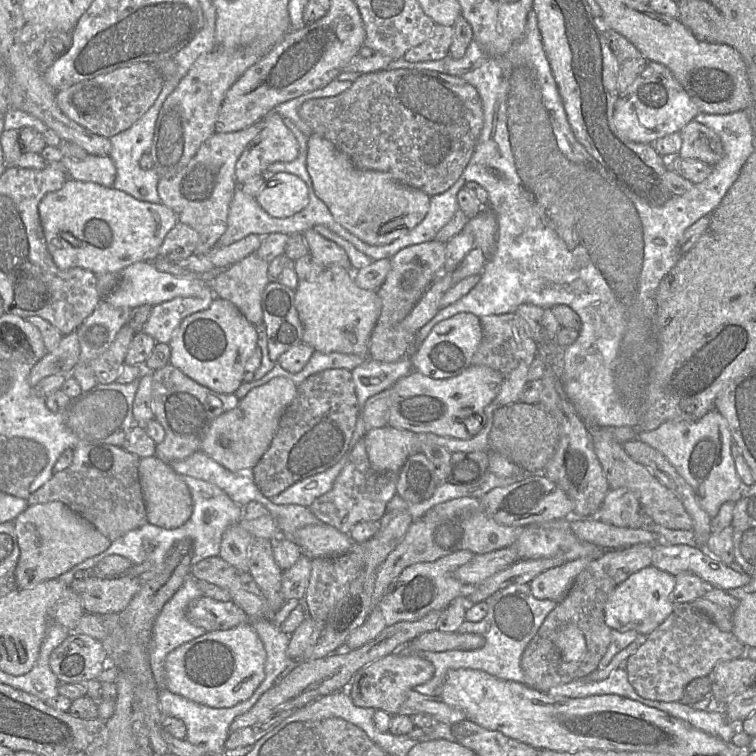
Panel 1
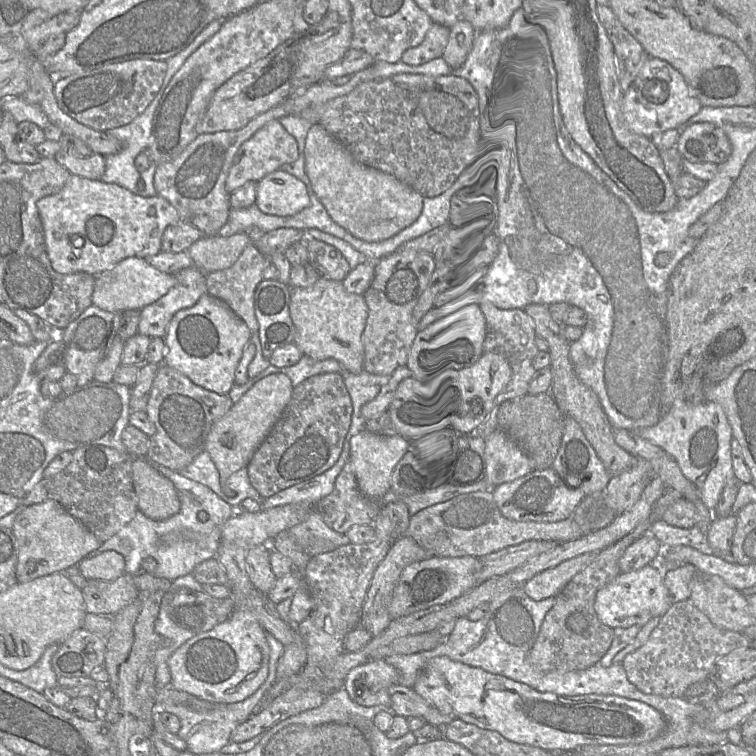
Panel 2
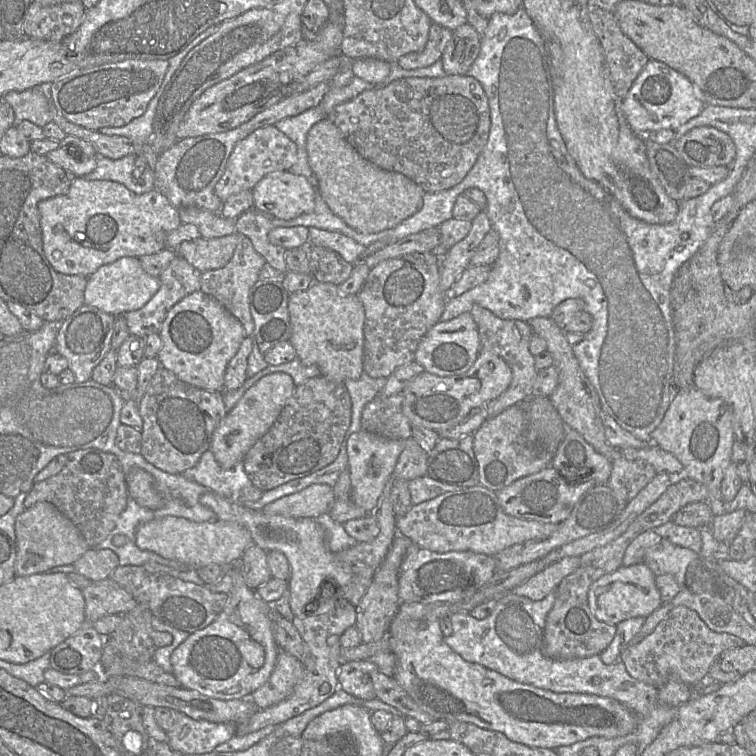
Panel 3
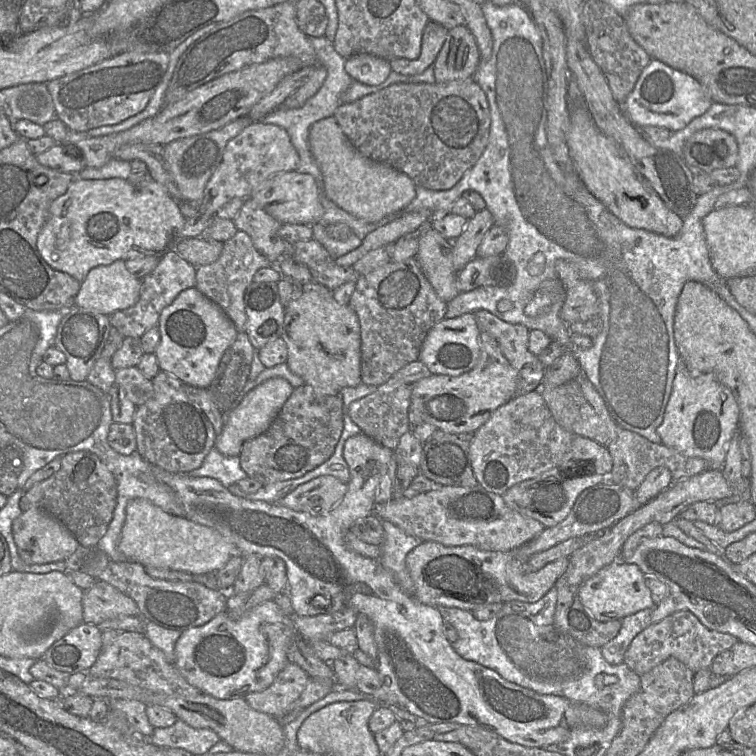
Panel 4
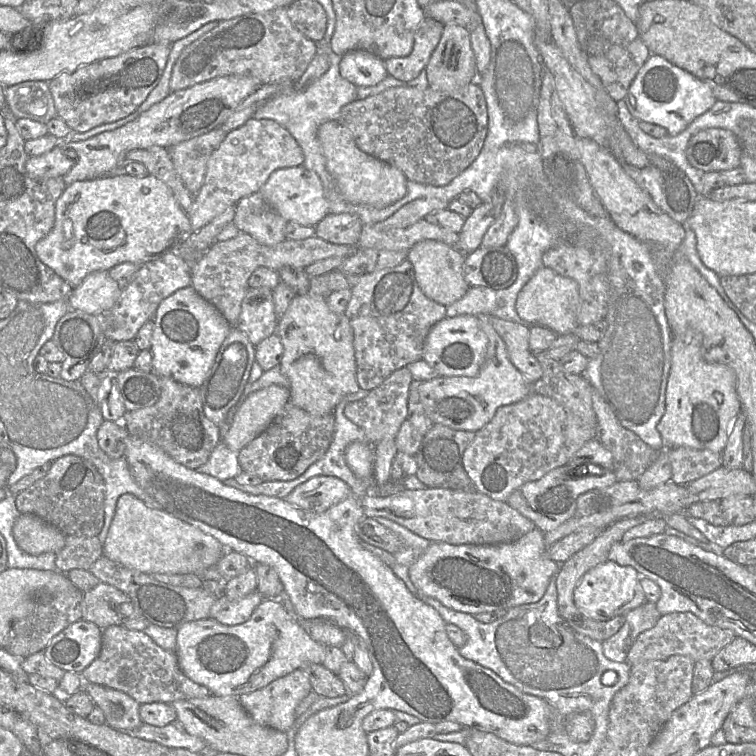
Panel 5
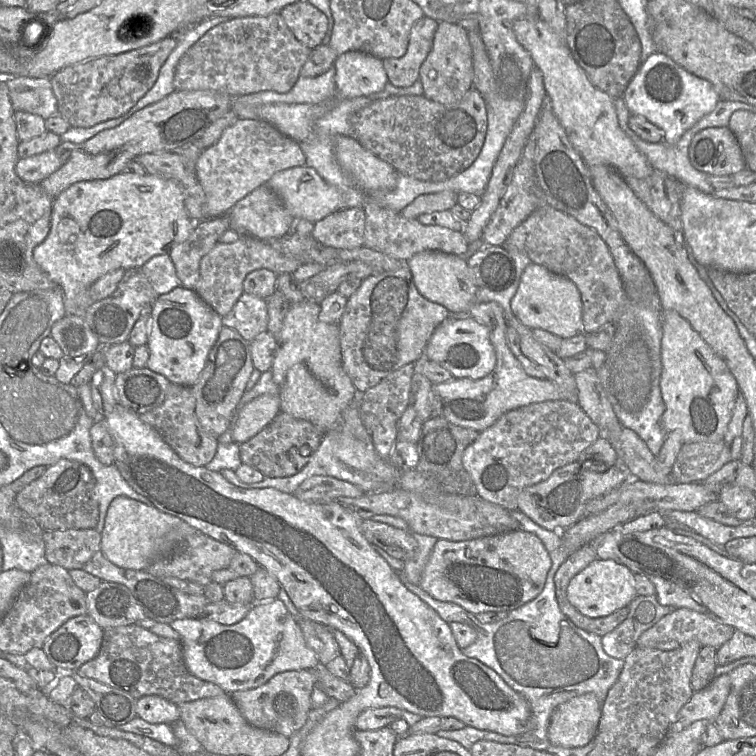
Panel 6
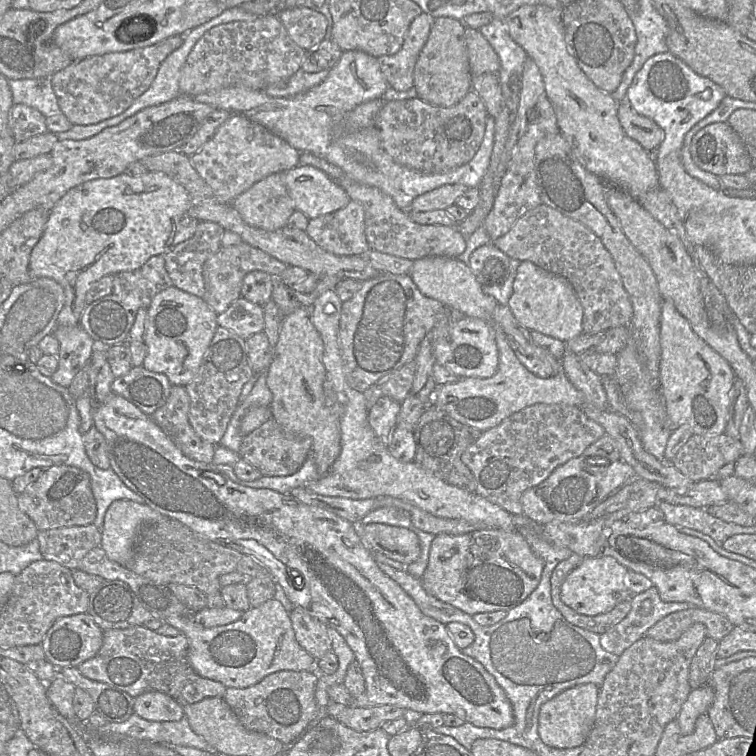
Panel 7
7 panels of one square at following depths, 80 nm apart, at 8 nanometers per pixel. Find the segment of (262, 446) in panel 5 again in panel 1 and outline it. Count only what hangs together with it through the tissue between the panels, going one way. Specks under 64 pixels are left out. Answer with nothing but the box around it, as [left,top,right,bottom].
[252,369,358,498]

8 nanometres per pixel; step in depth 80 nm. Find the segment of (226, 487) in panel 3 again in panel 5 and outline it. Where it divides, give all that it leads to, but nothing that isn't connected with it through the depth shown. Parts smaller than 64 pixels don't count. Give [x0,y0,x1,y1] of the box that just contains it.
[196,441,242,482]

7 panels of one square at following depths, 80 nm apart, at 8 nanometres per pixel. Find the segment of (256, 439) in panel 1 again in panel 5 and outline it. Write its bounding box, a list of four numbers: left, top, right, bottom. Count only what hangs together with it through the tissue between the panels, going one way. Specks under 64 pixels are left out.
[221,384,289,452]

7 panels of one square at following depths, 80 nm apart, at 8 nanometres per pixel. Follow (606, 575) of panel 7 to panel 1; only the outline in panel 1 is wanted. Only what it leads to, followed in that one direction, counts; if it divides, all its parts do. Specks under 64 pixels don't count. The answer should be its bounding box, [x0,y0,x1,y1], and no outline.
[604,565,676,636]

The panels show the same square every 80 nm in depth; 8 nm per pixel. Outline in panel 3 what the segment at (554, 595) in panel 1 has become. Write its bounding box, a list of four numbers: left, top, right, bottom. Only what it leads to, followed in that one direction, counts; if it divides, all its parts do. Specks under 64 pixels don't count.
[509,557,580,601]

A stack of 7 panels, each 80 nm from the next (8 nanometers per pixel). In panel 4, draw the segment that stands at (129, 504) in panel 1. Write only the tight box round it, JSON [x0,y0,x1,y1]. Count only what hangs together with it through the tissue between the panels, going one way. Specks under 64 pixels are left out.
[19,451,117,548]

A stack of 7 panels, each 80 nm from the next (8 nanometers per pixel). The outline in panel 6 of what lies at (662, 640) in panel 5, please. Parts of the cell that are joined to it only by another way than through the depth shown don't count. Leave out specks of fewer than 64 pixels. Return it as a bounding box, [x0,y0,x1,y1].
[636,608,734,651]

